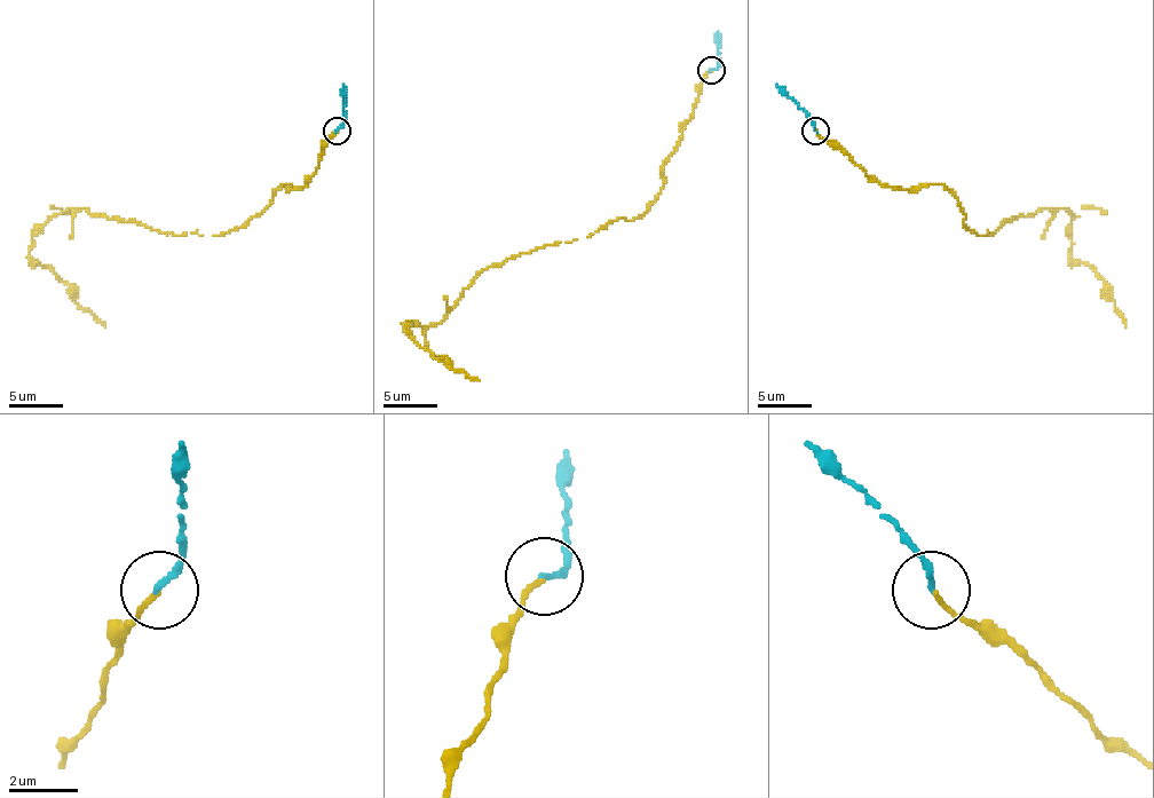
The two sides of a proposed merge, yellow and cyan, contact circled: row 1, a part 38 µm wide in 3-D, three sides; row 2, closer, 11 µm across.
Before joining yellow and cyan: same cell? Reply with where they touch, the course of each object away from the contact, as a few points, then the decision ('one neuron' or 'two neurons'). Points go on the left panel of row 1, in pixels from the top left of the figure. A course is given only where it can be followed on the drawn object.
at (337, 131); yellow runs (338, 129), (305, 184), (284, 184), (229, 232), (173, 236), (86, 208), (54, 216), (29, 257), (104, 328); cyan runs (338, 129), (344, 119), (344, 84); one neuron

